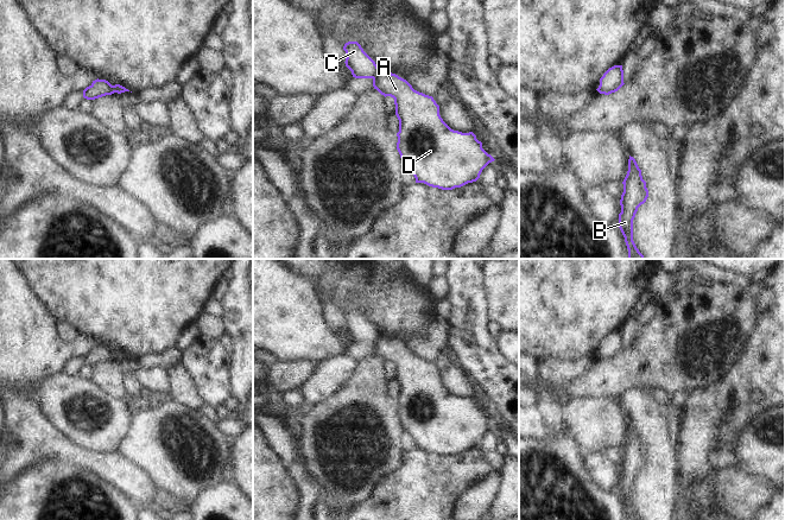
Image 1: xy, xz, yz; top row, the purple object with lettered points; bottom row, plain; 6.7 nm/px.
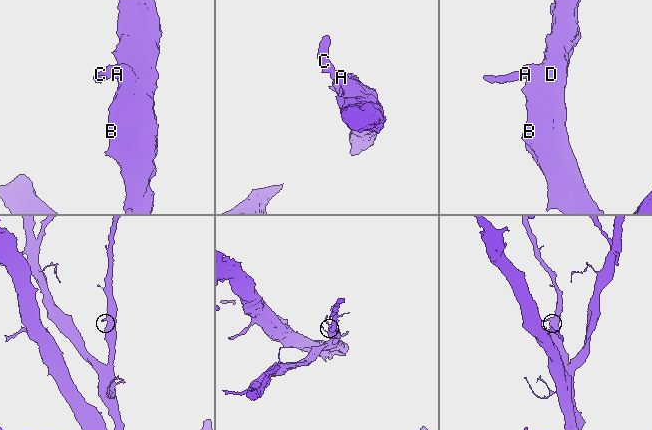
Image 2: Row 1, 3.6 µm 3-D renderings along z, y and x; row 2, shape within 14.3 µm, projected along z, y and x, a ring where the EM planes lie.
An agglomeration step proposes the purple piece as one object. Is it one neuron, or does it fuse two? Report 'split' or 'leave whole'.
split

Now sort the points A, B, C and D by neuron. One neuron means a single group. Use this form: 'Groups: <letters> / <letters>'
Groups: A B D / C

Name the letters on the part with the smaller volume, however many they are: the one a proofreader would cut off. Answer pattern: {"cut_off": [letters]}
{"cut_off": ["C"]}

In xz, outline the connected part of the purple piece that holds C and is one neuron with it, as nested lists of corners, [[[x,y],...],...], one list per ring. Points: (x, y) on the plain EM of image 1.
[[[348,307],[344,310],[346,332],[352,337],[355,344],[375,344],[380,340],[380,335],[375,328],[363,317],[357,307]]]

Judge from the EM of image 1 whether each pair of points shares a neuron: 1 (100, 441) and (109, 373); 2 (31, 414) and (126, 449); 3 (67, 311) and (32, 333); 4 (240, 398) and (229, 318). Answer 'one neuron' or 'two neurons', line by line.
1: two neurons
2: two neurons
3: two neurons
4: one neuron

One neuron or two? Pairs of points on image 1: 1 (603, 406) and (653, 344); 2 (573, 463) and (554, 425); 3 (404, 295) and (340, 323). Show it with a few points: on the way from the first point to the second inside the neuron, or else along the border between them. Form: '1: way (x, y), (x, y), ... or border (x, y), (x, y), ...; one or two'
1: border (613, 398), (581, 399); two
2: way (563, 454), (559, 435); one
3: border (325, 292), (325, 296), (342, 315); two

